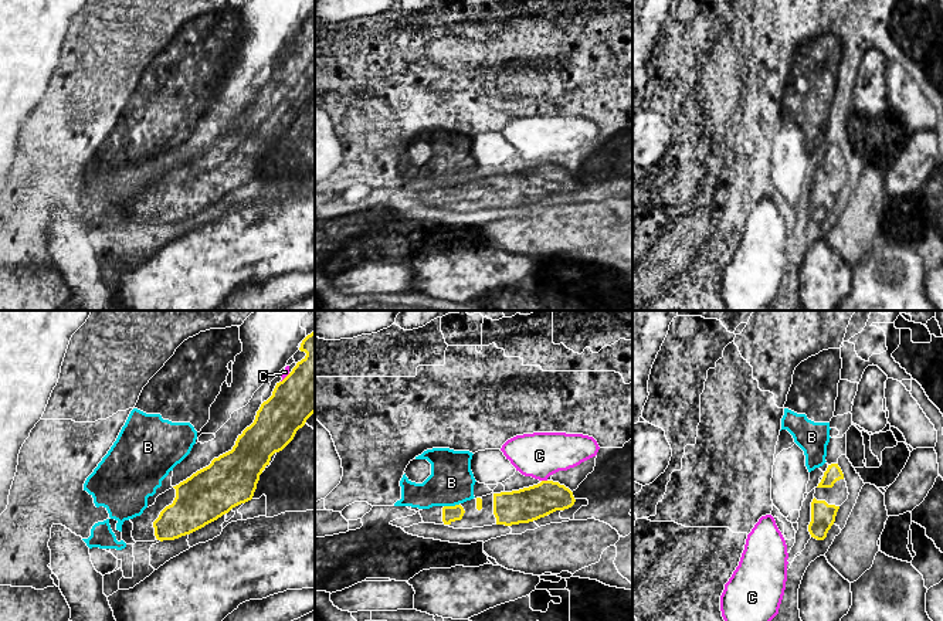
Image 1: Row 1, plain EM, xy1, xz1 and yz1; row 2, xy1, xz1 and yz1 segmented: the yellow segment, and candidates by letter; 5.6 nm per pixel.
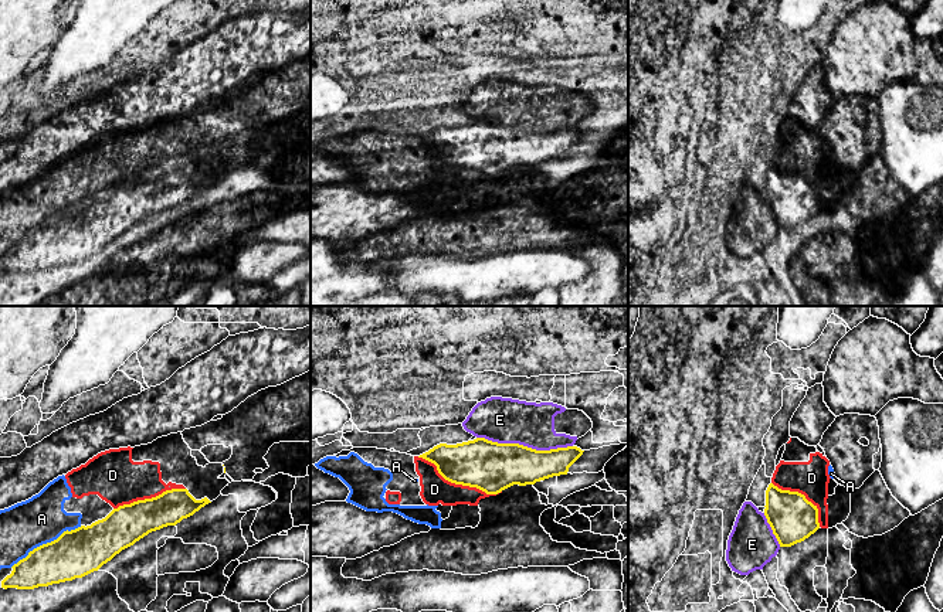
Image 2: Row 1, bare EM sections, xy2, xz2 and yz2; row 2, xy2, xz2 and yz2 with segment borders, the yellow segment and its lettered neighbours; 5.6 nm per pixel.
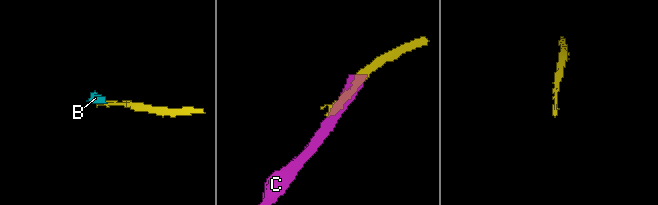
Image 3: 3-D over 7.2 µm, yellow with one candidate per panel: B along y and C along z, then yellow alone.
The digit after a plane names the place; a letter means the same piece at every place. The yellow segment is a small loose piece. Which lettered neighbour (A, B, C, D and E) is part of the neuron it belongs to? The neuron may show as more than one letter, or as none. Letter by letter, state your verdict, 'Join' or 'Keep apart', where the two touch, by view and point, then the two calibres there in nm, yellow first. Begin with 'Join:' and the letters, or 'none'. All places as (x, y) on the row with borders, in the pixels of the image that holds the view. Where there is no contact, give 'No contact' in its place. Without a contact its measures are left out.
Join: none
A: Keep apart. Touches yellow at xy2 (47, 543). Thickness 280 nm (yellow) against 280 nm
B: Keep apart. Touches yellow at xz1 (451, 506). Thickness 100 nm (yellow) against 260 nm
C: Keep apart. Touches yellow at xz1 (545, 481). Thickness 190 nm (yellow) against 260 nm
D: Keep apart. Touches yellow at xz2 (458, 483). Thickness 280 nm (yellow) against 160 nm
E: Keep apart. Touches yellow at xz2 (525, 446). Thickness 280 nm (yellow) against 260 nm

